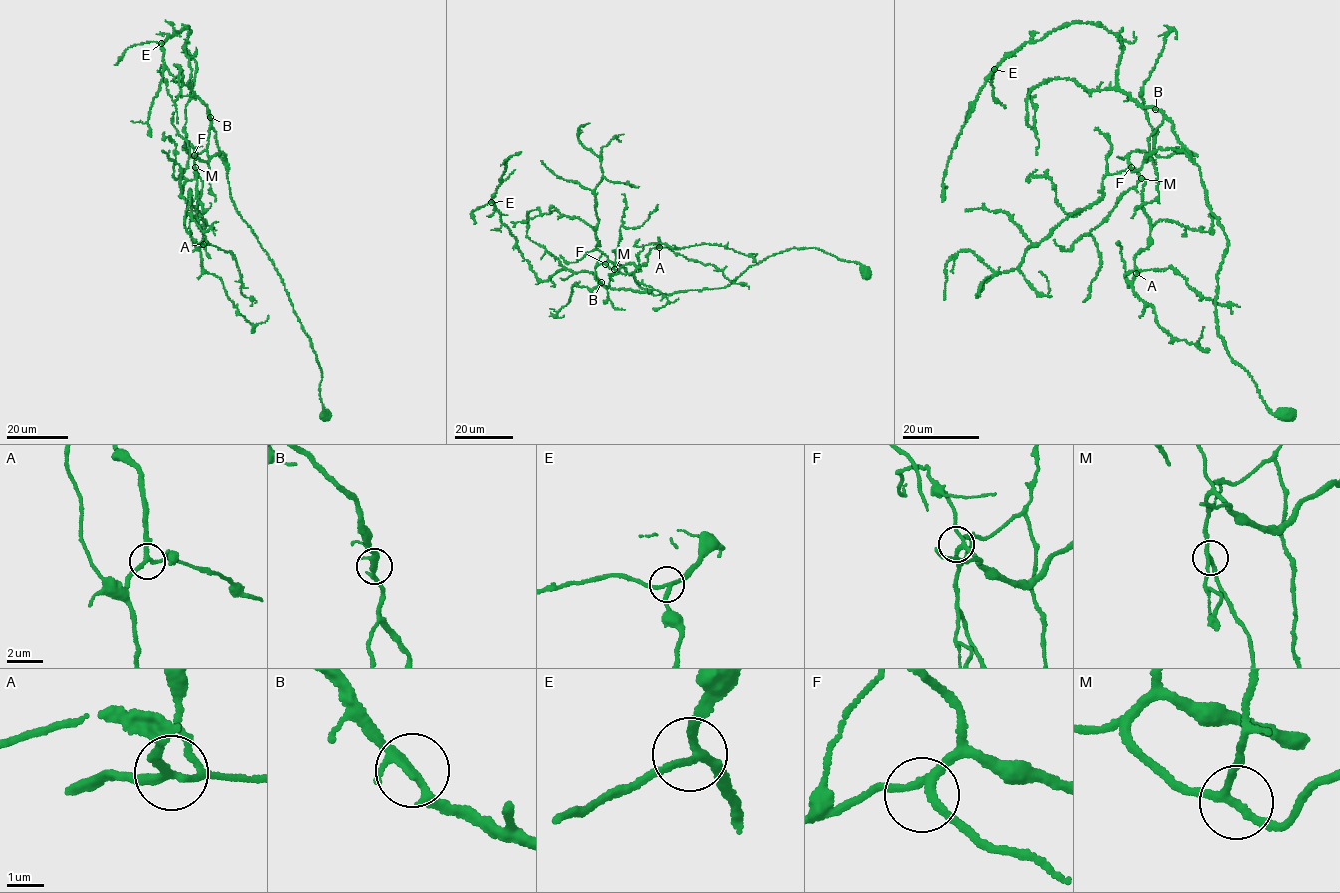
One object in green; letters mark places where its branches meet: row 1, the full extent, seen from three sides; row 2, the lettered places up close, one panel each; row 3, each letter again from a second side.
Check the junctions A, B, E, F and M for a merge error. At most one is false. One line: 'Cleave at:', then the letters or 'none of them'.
Cleave at: none of them

